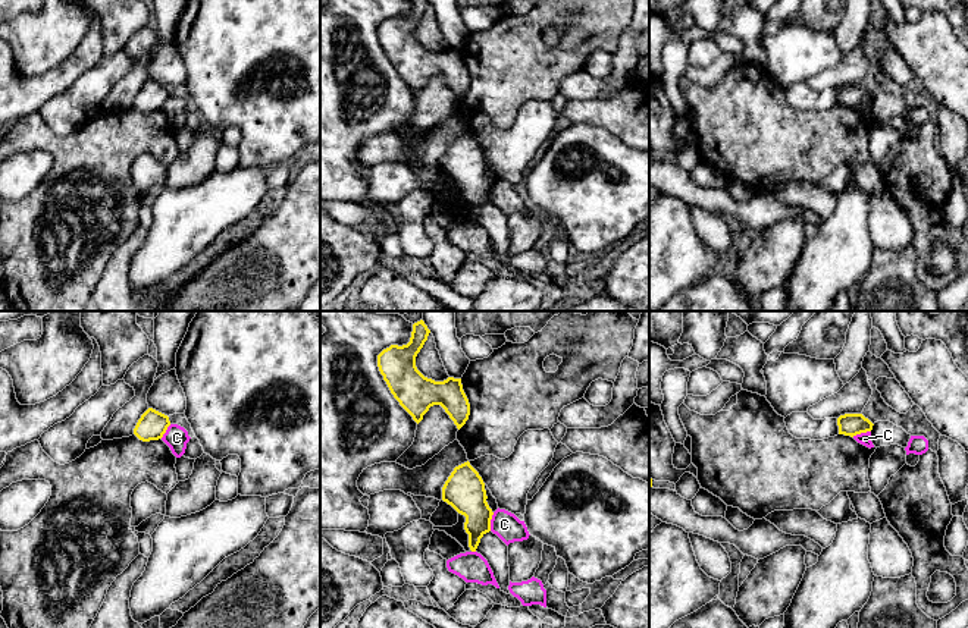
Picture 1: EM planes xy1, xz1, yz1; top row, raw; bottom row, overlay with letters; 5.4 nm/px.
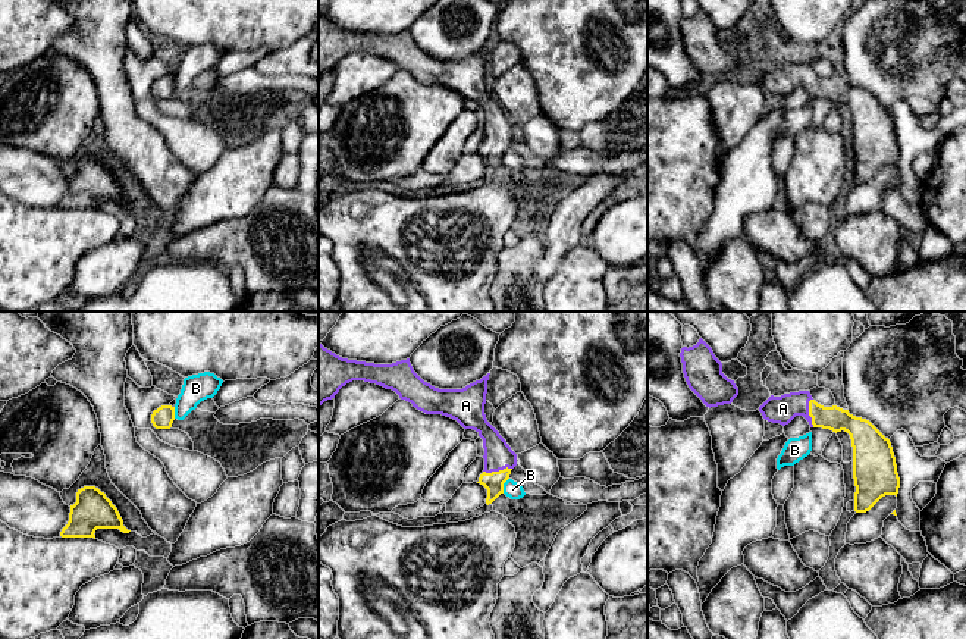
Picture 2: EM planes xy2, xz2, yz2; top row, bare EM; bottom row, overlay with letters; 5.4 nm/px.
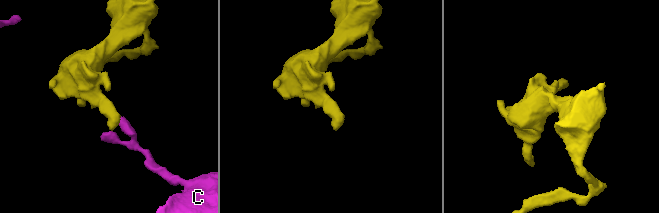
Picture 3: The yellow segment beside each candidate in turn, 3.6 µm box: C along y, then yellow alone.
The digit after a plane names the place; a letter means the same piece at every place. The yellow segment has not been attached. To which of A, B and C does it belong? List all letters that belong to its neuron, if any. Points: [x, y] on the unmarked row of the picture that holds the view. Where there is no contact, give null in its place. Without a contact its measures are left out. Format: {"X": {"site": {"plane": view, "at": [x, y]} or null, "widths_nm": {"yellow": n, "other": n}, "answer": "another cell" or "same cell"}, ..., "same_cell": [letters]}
{"A": {"site": {"plane": "yz2", "at": [809, 84]}, "widths_nm": {"yellow": 140, "other": 150}, "answer": "same cell"}, "B": {"site": {"plane": "xz2", "at": [502, 156]}, "widths_nm": {"yellow": 110, "other": 90}, "answer": "another cell"}, "C": {"site": {"plane": "xz1", "at": [489, 192]}, "widths_nm": {"yellow": 220, "other": 150}, "answer": "another cell"}, "same_cell": ["A"]}

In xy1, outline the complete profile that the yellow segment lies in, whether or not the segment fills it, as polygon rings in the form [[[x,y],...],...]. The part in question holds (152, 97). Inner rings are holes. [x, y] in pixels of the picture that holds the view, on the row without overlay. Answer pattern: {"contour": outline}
{"contour": [[[148,79],[138,91],[134,106],[142,113],[159,112],[169,97],[170,92],[167,87]]]}

